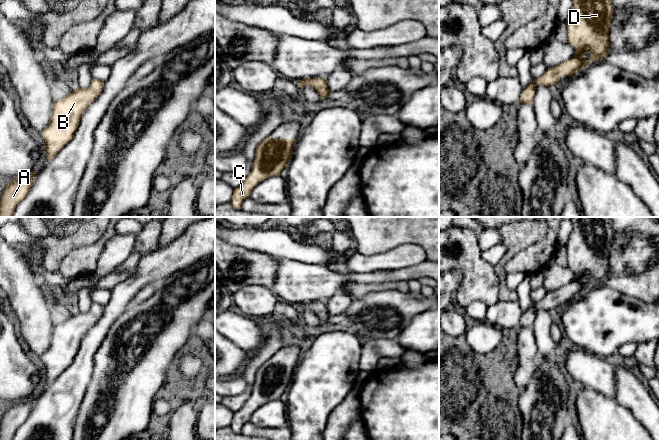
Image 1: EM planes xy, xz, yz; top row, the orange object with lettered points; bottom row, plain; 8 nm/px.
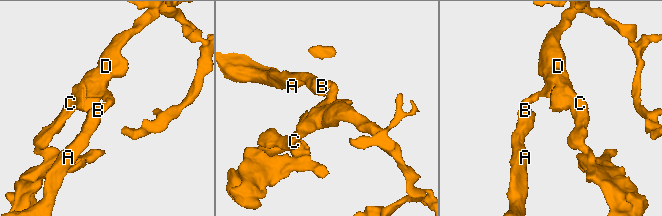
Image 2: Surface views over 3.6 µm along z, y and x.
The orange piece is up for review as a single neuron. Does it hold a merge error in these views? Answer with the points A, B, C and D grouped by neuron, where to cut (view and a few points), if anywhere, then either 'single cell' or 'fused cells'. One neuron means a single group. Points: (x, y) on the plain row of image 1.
groups A B C D; cut none; single cell

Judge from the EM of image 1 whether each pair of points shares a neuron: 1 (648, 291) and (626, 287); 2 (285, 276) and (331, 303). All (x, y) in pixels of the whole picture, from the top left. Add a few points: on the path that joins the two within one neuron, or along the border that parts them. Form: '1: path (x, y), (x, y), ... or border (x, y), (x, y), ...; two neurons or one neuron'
1: path (643, 287), (631, 287); one neuron
2: border (339, 290), (324, 302); two neurons

